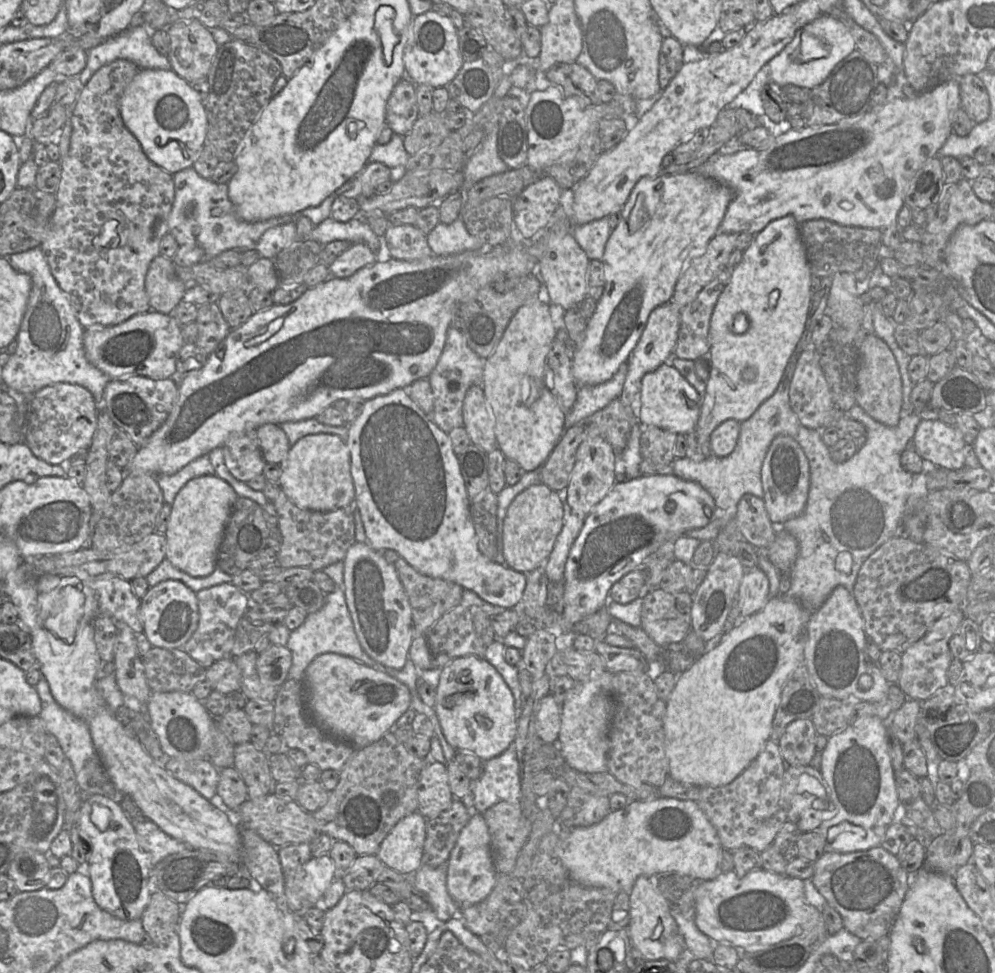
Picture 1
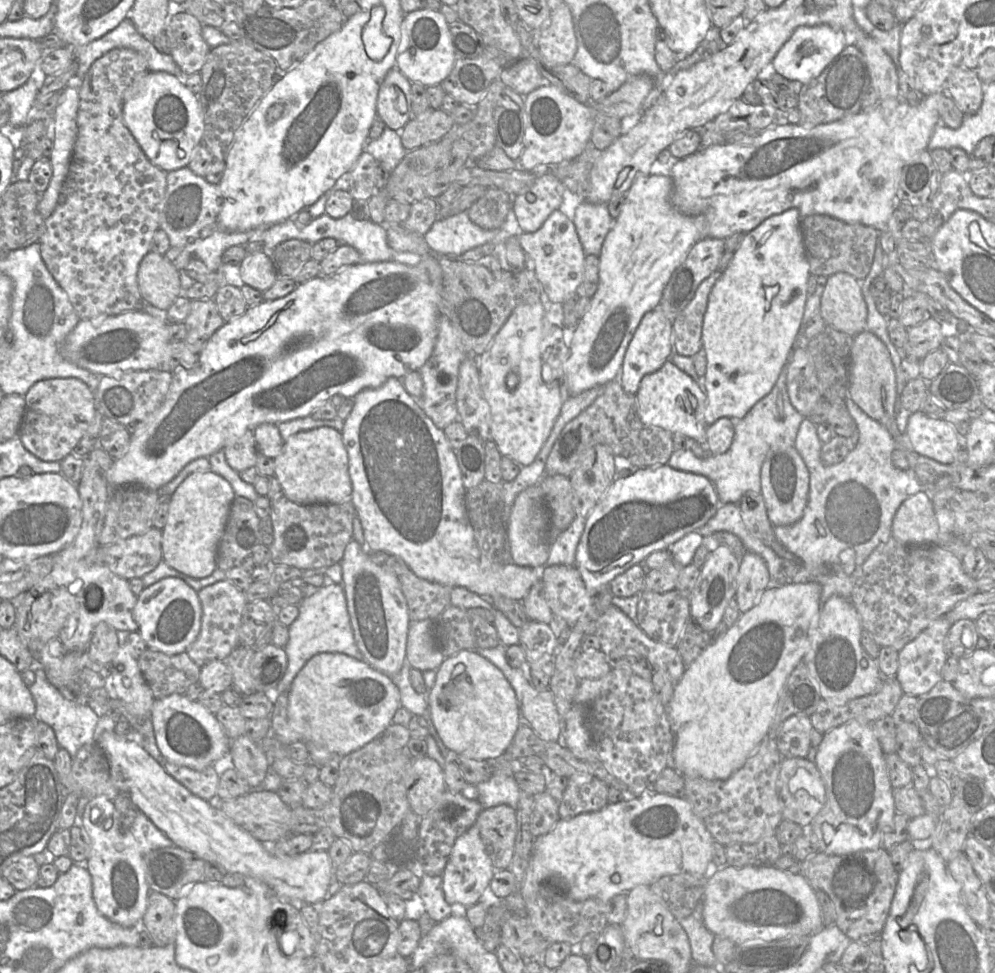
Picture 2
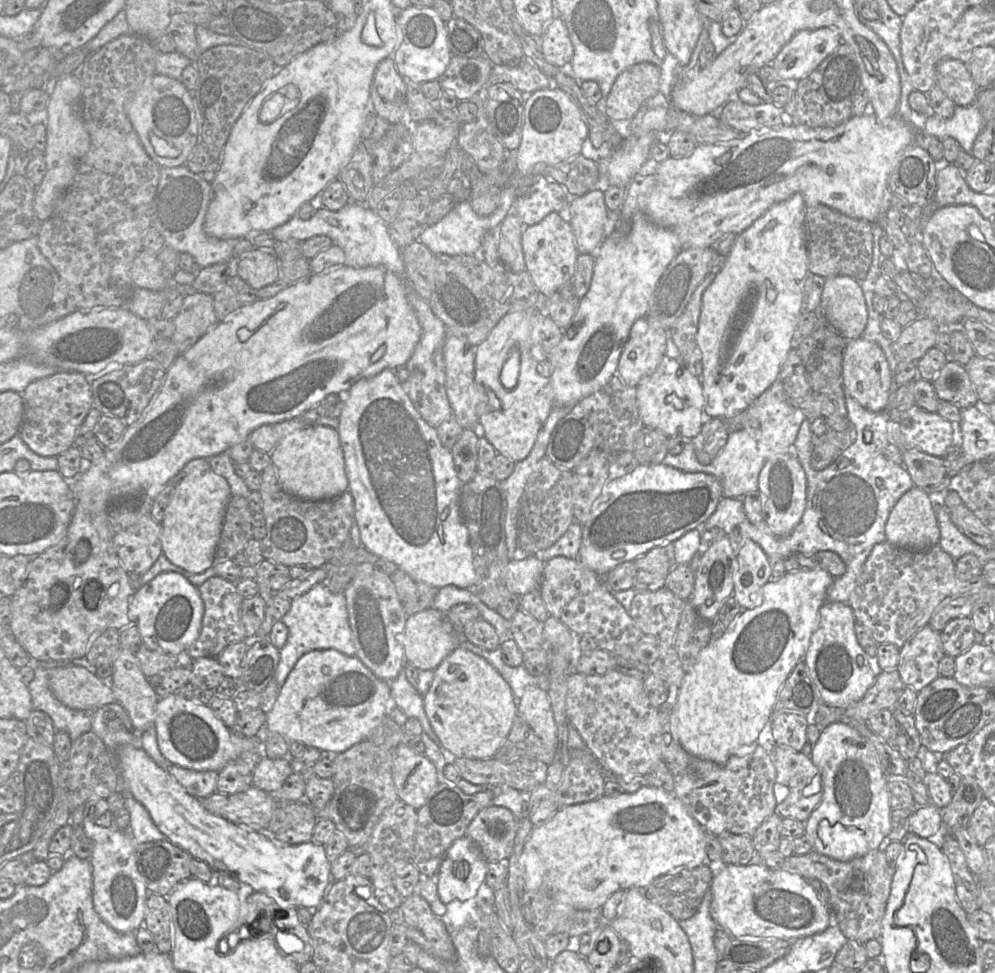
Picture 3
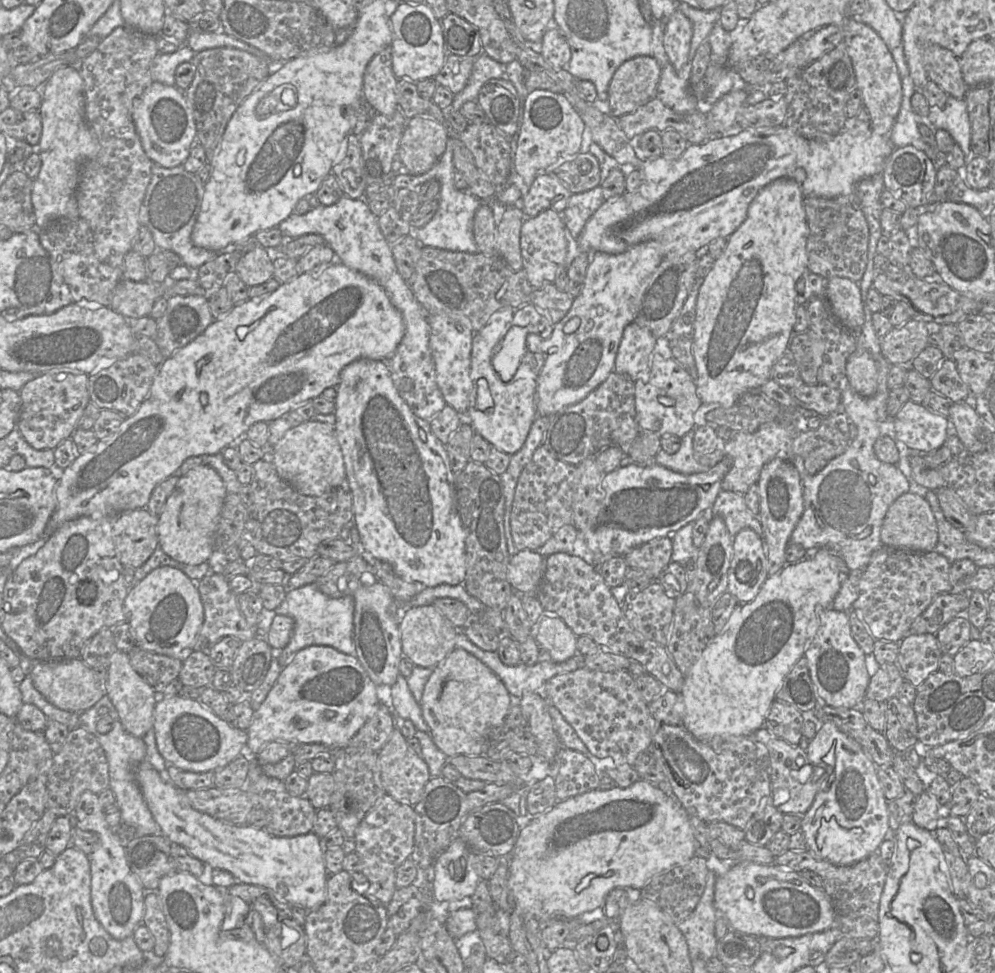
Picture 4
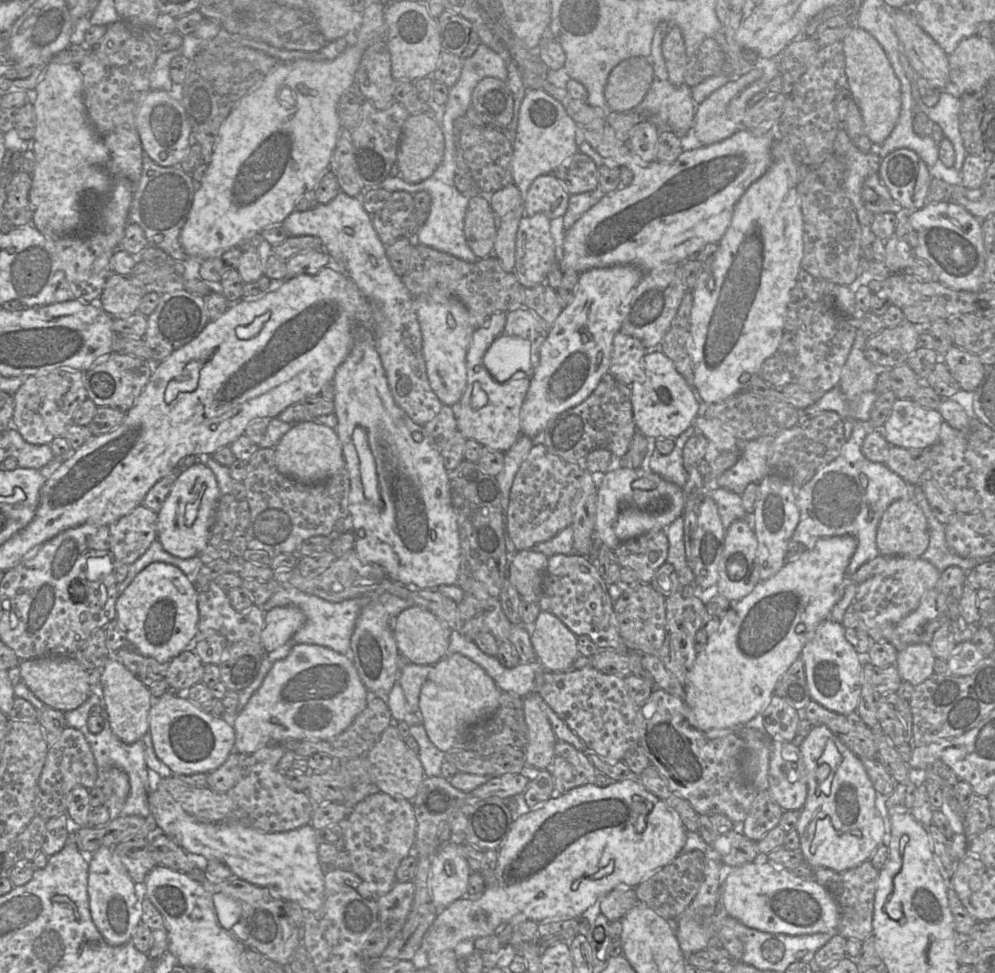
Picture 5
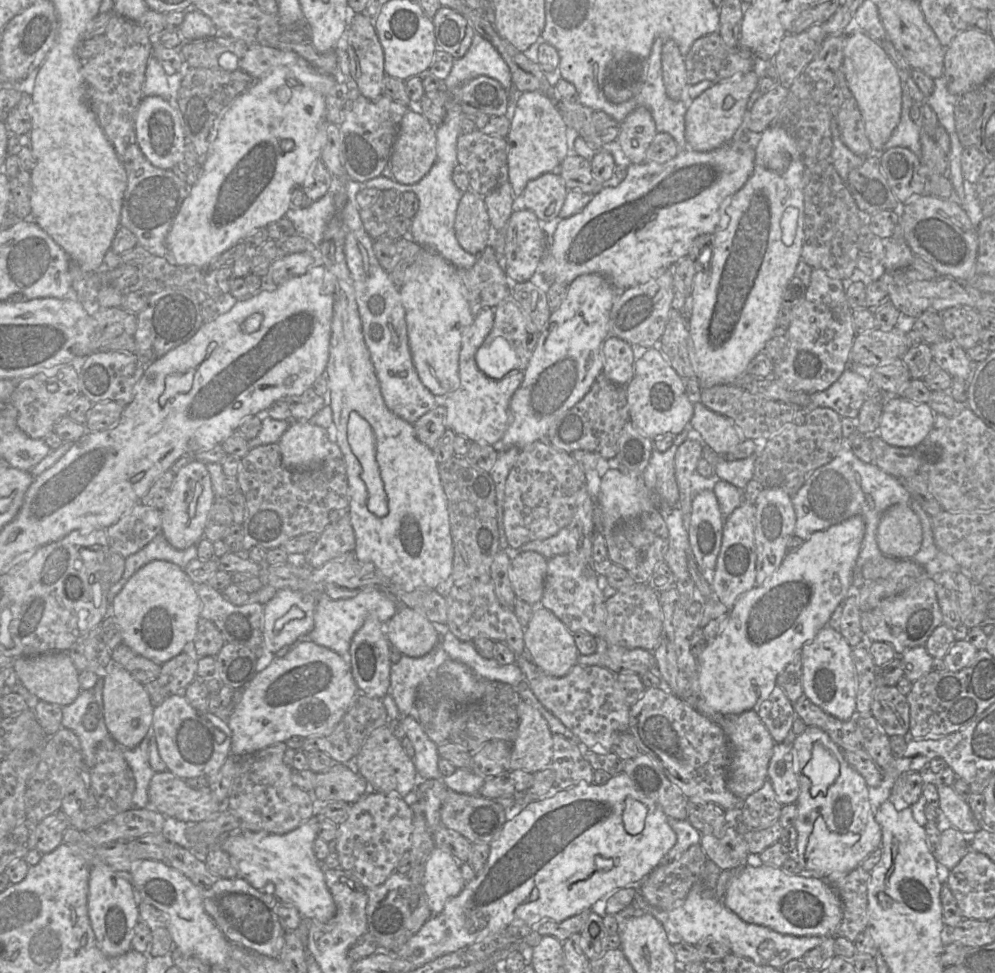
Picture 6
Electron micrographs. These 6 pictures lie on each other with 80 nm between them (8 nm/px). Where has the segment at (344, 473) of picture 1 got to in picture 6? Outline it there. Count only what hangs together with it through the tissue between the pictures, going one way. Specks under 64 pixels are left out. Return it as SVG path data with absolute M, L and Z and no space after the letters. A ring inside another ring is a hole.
M290 420L278 444L285 467L309 470L321 465L335 442L334 424L324 429L306 420Z

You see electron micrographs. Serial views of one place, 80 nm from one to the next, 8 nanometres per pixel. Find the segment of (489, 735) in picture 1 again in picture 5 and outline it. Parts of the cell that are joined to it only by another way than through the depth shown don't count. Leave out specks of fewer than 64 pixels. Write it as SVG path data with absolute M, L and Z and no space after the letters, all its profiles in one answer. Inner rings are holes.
M452 653L433 665L421 687L421 724L431 742L442 752L465 748L469 730L489 719L497 710L501 692L478 664L462 654Z

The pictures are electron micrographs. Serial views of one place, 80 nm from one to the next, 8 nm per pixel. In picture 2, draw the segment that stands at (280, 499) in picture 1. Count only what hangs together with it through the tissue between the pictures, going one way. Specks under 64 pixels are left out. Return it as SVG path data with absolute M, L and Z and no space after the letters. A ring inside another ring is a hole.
M275 476L269 478L269 490L266 497L271 506L270 518L274 531L274 541L269 547L273 564L284 564L305 570L326 569L341 562L347 544L353 539L355 507L352 500L340 504L298 504L285 496Z

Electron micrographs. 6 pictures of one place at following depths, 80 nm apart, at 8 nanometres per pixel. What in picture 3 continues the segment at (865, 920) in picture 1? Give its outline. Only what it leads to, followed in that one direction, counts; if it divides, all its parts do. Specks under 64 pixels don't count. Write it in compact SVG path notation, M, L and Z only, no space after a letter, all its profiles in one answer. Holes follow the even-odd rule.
M813 849L804 855L793 854L785 858L785 869L806 880L818 879L826 885L830 894L832 922L848 940L864 944L868 940L880 938L881 923L895 872L888 865L883 851L873 850L864 856L843 862Z

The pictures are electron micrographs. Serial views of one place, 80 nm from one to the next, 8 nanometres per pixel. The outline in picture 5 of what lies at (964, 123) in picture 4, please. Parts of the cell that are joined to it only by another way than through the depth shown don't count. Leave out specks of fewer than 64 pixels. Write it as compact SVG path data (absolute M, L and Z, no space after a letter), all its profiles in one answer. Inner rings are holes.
M941 91L938 103L926 109L926 113L932 122L937 123L942 128L945 137L952 142L955 151L953 167L961 173L967 152L959 130L959 98L946 91Z

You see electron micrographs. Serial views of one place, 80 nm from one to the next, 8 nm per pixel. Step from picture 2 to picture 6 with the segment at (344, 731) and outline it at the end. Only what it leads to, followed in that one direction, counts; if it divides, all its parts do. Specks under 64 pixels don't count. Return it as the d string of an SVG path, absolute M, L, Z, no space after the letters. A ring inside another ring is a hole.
M306 637L297 642L295 645L291 646L291 649L285 656L279 658L275 657L266 669L257 672L252 680L249 683L243 685L243 687L246 687L246 689L242 695L242 698L239 704L236 706L235 710L233 711L232 715L230 716L229 722L227 722L227 725L232 731L232 743L230 753L235 757L253 754L277 743L285 743L293 736L308 738L312 736L327 736L331 734L334 728L337 726L337 724L340 722L340 720L349 709L356 694L360 692L358 691L358 687L352 676L350 668L350 654L349 661L346 661L343 657L341 657L334 651L324 646L315 644L314 642L309 641Z

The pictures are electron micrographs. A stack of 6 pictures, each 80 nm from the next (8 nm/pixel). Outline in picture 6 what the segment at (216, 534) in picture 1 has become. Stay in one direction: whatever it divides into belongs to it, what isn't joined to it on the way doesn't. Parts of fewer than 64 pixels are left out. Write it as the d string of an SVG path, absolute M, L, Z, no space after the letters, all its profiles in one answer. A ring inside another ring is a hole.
M195 460L179 470L161 510L162 534L178 550L195 545L204 537L206 523L216 498L206 464Z

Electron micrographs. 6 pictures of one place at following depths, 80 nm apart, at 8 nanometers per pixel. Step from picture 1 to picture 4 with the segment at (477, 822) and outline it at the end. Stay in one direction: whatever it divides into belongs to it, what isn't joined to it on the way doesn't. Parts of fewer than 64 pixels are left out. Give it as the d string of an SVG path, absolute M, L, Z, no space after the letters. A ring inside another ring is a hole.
M457 838L434 862L432 896L435 901L460 900L471 897L480 880L475 869L475 853Z

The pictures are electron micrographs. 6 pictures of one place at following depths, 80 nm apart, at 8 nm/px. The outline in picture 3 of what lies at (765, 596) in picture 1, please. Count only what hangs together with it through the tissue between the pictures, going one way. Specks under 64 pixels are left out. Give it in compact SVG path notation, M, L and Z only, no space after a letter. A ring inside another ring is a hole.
M745 540L737 554L734 574L734 592L741 608L752 609L761 605L762 588L770 581L772 568L768 556L753 540Z

